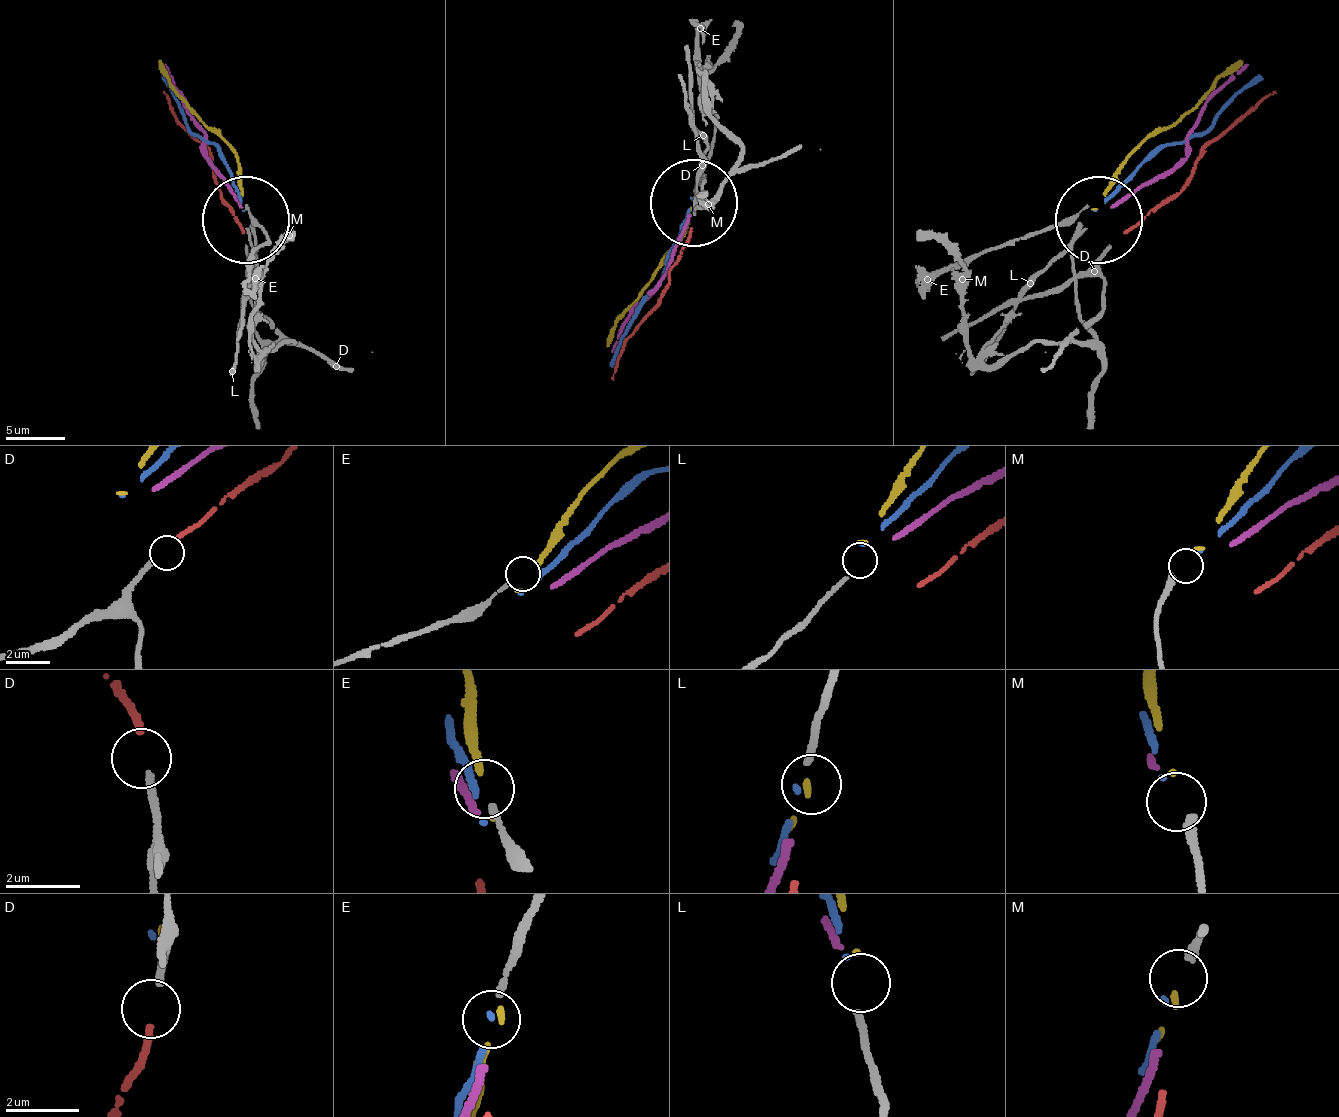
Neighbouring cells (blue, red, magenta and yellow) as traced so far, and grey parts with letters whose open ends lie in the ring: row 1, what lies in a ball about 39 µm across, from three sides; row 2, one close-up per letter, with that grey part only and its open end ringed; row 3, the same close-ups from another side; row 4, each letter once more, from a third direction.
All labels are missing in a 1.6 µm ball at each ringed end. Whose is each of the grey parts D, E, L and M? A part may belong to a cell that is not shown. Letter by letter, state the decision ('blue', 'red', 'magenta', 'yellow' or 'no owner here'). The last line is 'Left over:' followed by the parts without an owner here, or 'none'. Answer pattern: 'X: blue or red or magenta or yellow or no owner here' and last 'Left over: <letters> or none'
D: red
E: no owner here
L: no owner here
M: yellow
Left over: E, L

